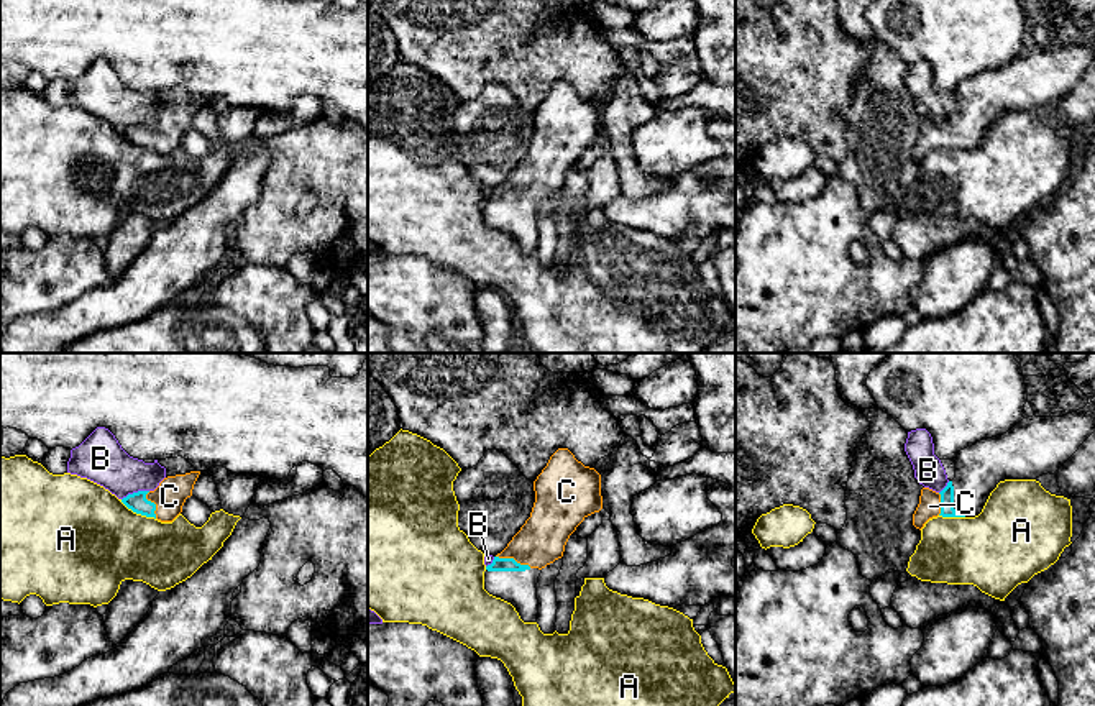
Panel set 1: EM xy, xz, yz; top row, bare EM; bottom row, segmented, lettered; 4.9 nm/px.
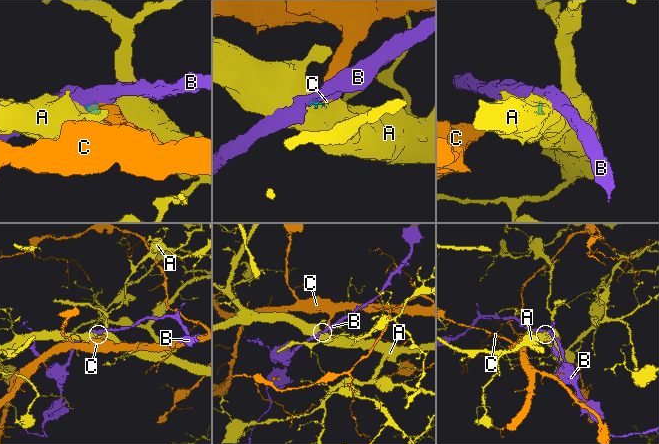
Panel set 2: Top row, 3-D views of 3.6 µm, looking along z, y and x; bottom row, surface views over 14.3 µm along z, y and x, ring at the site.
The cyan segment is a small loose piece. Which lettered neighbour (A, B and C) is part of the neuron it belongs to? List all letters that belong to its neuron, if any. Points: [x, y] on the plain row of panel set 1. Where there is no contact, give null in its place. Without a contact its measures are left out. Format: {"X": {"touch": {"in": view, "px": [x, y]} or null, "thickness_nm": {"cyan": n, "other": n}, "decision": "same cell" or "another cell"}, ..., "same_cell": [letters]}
{"A": {"touch": {"in": "xy", "px": [138, 145]}, "thickness_nm": {"cyan": 90, "other": 460}, "decision": "another cell"}, "B": {"touch": {"in": "xy", "px": [135, 125]}, "thickness_nm": {"cyan": 90, "other": 240}, "decision": "another cell"}, "C": {"touch": {"in": "xz", "px": [513, 191]}, "thickness_nm": {"cyan": 70, "other": 240}, "decision": "same cell"}, "same_cell": ["C"]}

